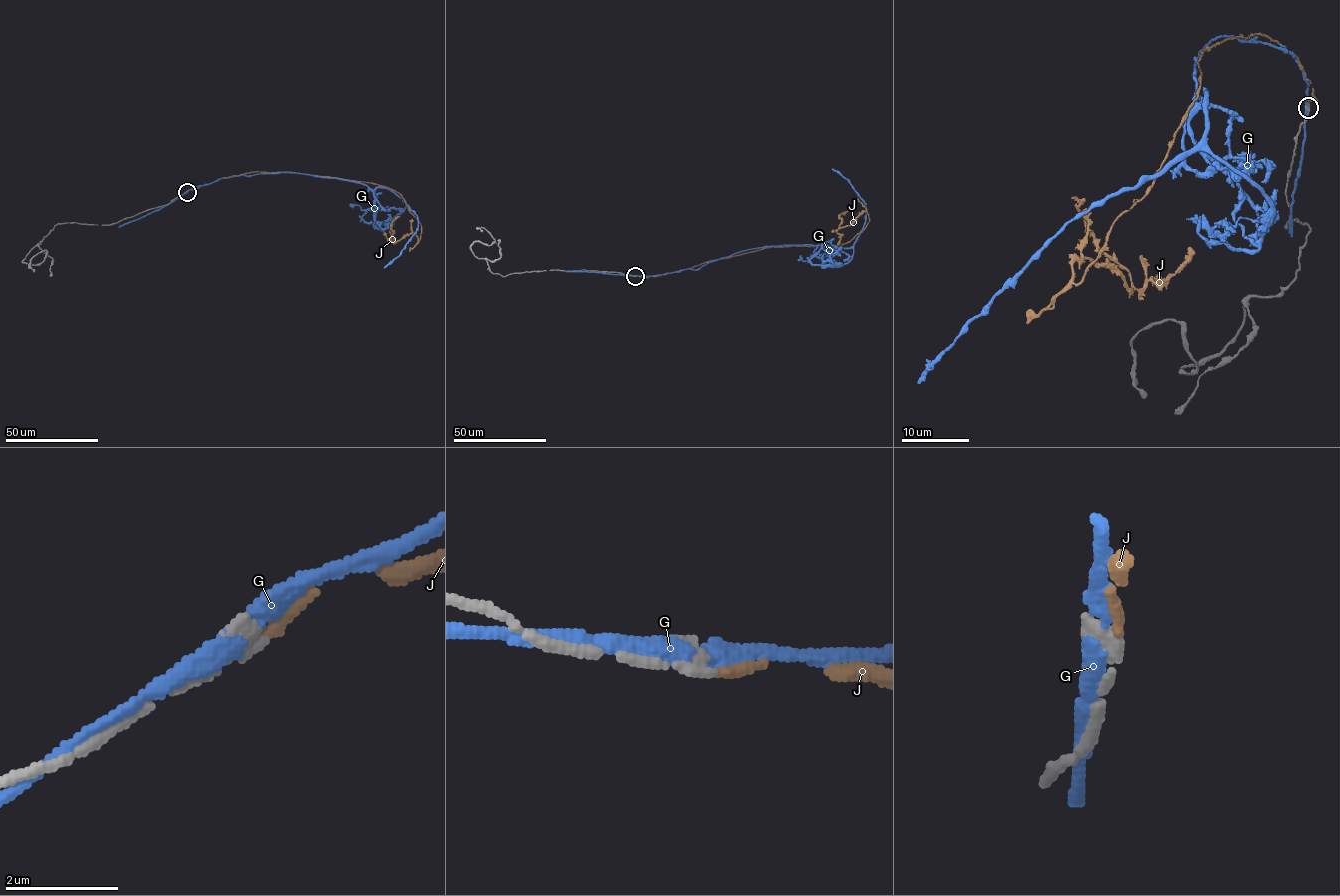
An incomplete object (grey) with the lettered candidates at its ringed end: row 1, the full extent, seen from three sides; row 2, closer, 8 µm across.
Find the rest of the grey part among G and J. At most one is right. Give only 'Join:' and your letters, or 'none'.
Join: J

